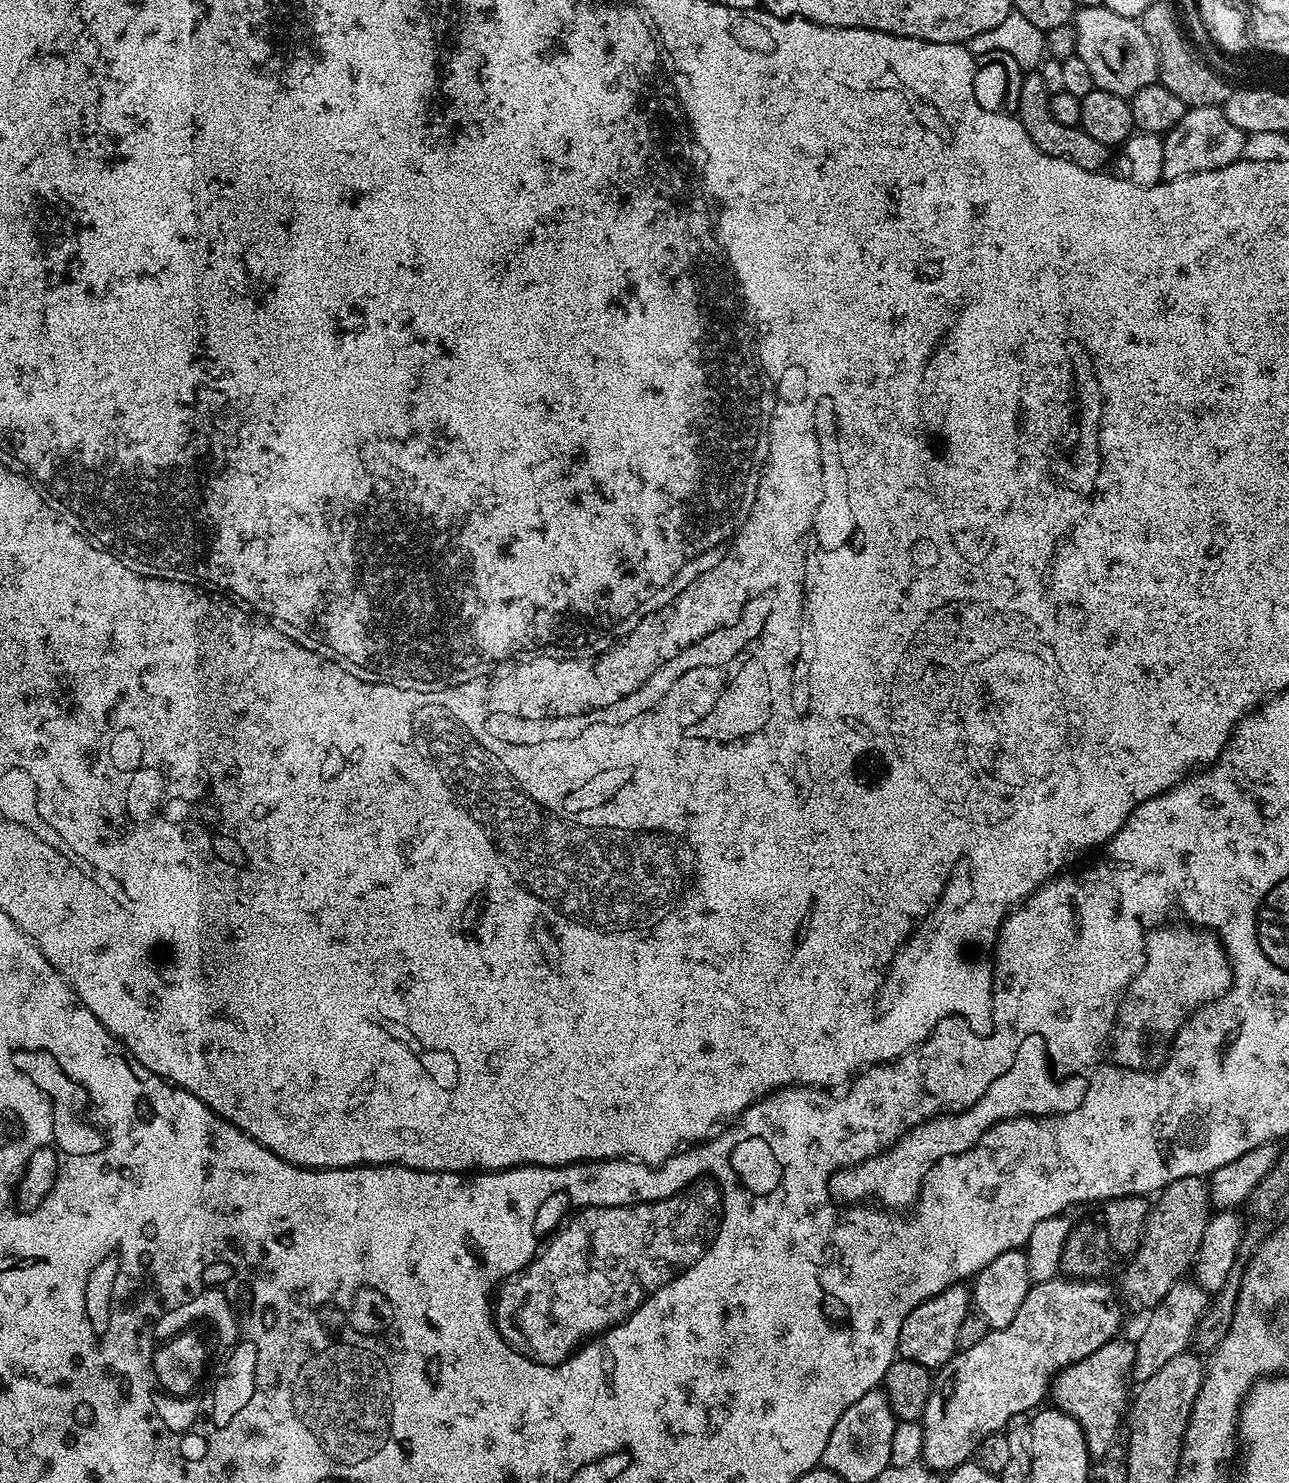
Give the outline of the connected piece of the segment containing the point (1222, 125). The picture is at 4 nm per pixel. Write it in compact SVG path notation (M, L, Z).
M1223 107L1188 108L1184 117L1163 137L1165 157L1162 176L1165 181L1186 178L1190 174L1225 168L1245 155L1246 133L1226 118Z

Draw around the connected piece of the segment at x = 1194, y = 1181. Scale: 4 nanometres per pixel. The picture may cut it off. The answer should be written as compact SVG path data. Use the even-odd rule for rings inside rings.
M1203 1177L1176 1179L1161 1189L1155 1200L1149 1207L1139 1250L1129 1259L1122 1272L1122 1276L1125 1276L1122 1282L1125 1296L1132 1300L1134 1307L1143 1310L1154 1308L1191 1269L1202 1234L1206 1234L1210 1215L1208 1185Z

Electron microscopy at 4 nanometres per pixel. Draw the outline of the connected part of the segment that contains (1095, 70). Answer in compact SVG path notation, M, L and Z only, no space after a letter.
M1103 6L1077 7L1071 26L1076 35L1076 56L1086 62L1095 87L1130 98L1138 90L1157 83L1160 75L1158 54L1139 19L1114 14L1114 10Z

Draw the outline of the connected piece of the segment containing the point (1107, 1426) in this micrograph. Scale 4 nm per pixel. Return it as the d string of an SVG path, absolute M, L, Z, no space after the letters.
M1117 1338L1106 1342L1106 1346L1094 1350L1094 1354L1090 1354L1085 1360L1079 1360L1078 1362L1074 1362L1070 1367L1063 1368L1056 1376L1056 1379L1053 1380L1050 1389L1051 1403L1055 1407L1062 1409L1066 1414L1070 1414L1070 1418L1074 1418L1078 1422L1078 1426L1082 1426L1084 1437L1086 1438L1086 1446L1088 1447L1088 1454L1092 1458L1099 1458L1102 1454L1106 1454L1106 1450L1110 1450L1110 1446L1117 1443L1119 1436L1116 1435L1119 1432L1121 1435L1122 1425L1126 1420L1124 1383L1129 1383L1132 1374L1132 1363L1134 1362L1136 1345L1131 1339L1124 1339Z

